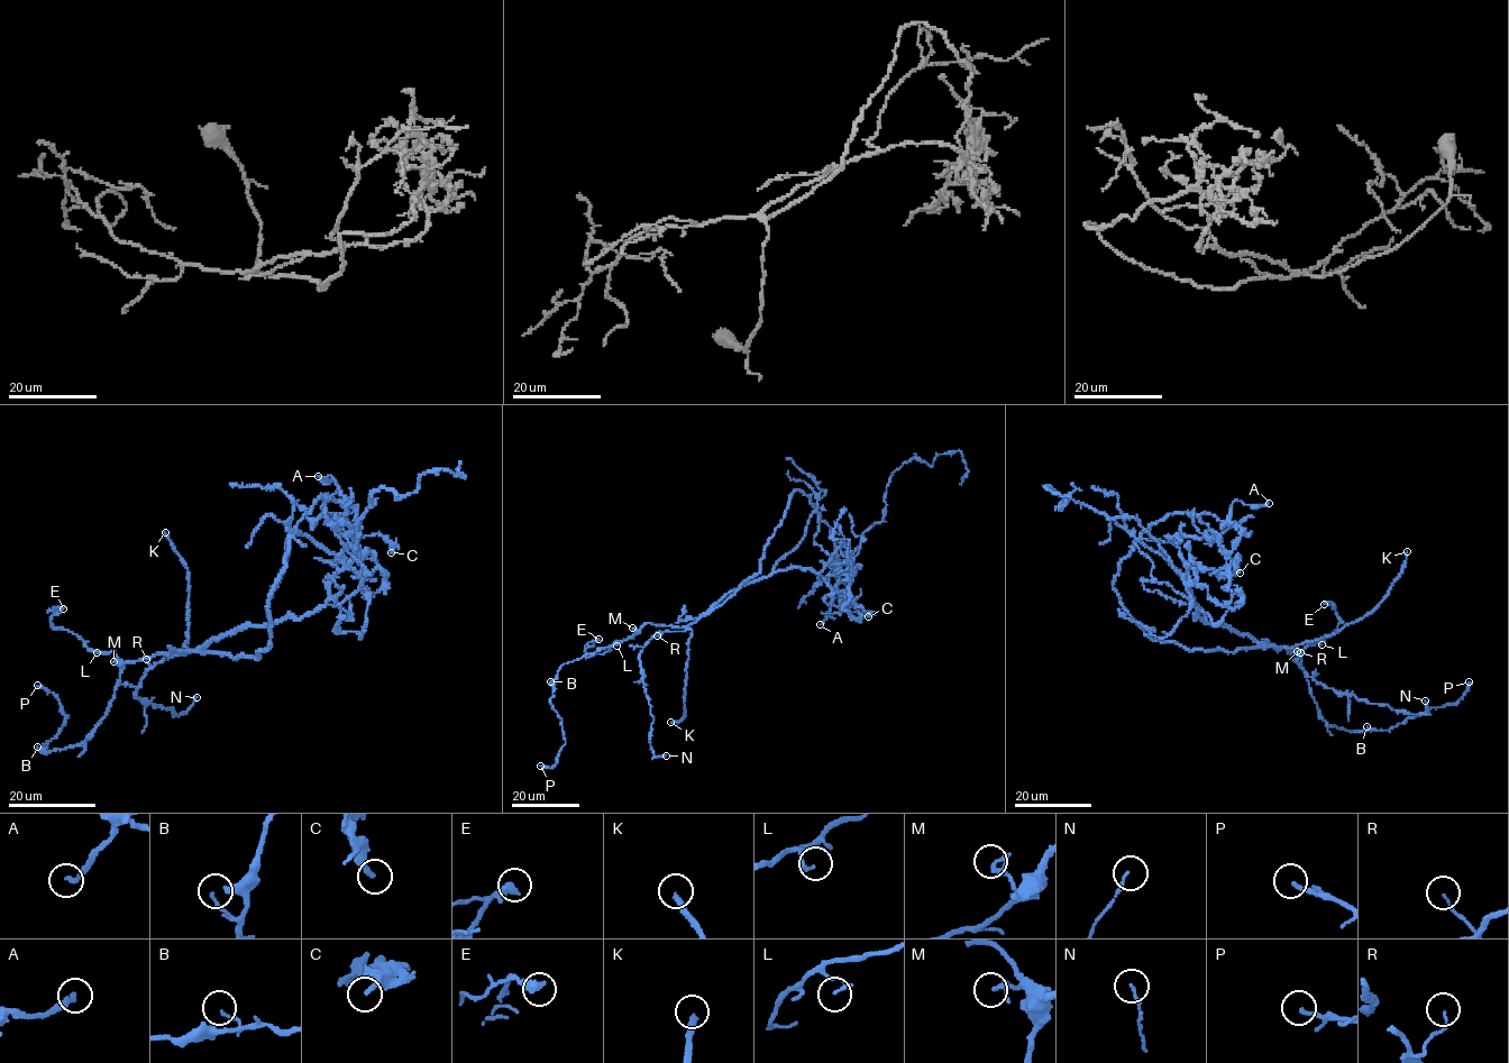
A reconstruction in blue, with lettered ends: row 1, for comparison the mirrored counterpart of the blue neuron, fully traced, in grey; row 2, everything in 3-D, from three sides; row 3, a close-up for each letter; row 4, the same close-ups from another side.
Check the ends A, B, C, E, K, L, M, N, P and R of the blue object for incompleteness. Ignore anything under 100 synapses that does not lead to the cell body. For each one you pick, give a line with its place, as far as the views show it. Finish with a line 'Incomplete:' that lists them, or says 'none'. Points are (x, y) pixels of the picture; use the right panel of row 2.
K: Place: (1407, 551)
Incomplete: K

